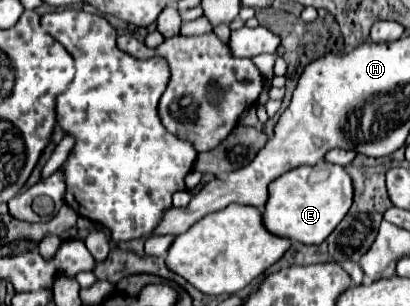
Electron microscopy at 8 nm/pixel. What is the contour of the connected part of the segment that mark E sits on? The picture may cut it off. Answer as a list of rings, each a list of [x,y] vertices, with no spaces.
[[[320,161],[312,167],[298,167],[274,179],[268,187],[268,203],[262,211],[262,225],[268,233],[300,241],[306,245],[322,243],[342,221],[352,205],[352,181],[344,167]]]

